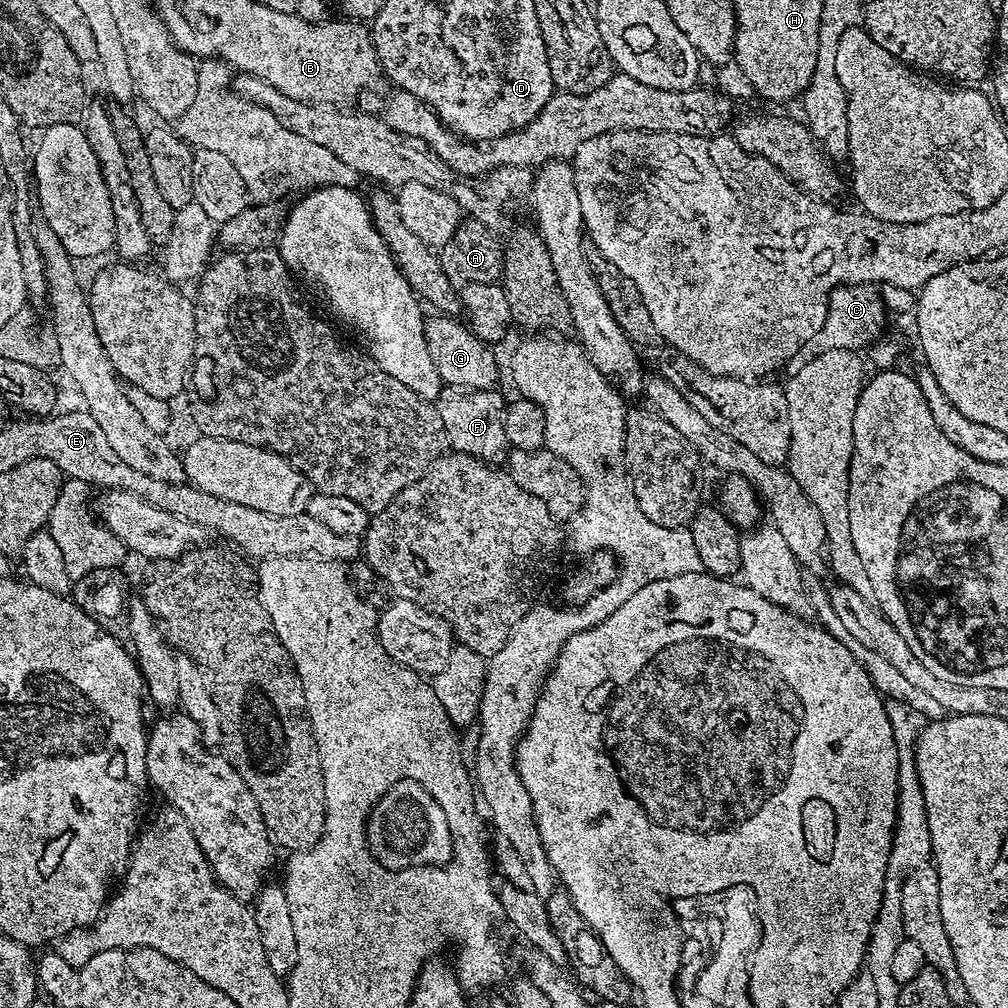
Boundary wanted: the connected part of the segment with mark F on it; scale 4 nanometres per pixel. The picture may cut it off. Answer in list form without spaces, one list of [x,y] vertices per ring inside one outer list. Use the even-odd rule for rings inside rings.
[[[460,390],[456,396],[445,395],[439,401],[440,417],[442,418],[442,426],[446,437],[446,444],[451,451],[465,452],[468,456],[473,456],[475,460],[483,461],[485,464],[496,466],[501,462],[504,452],[509,451],[508,443],[506,442],[506,430],[504,429],[504,413],[502,409],[505,407],[506,400],[499,396],[499,391],[491,392],[473,392],[471,390]]]

